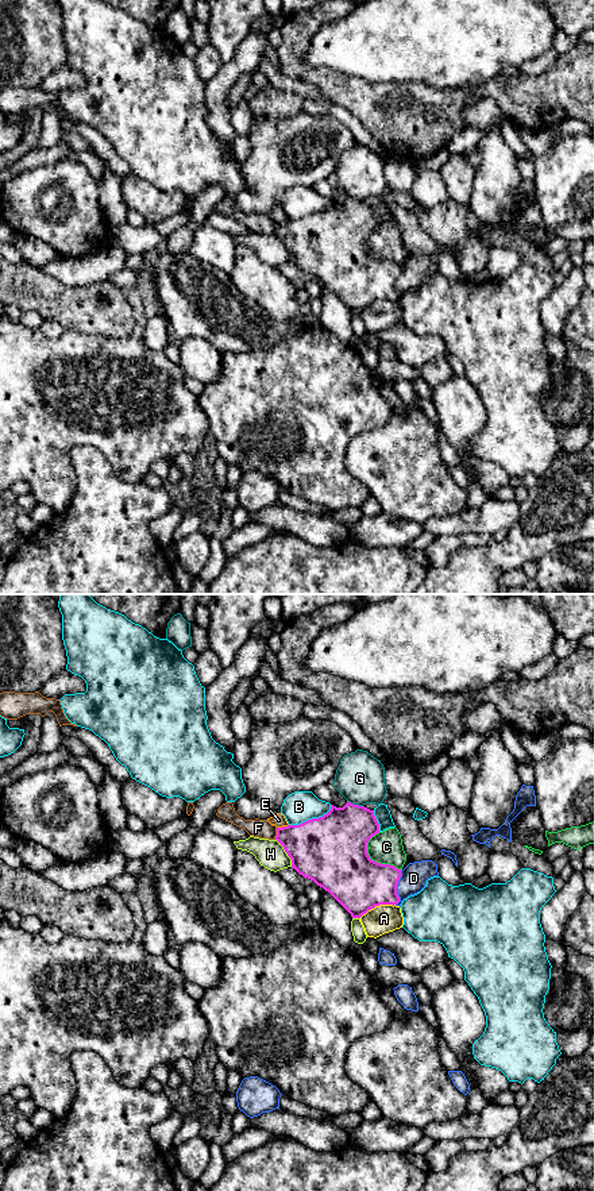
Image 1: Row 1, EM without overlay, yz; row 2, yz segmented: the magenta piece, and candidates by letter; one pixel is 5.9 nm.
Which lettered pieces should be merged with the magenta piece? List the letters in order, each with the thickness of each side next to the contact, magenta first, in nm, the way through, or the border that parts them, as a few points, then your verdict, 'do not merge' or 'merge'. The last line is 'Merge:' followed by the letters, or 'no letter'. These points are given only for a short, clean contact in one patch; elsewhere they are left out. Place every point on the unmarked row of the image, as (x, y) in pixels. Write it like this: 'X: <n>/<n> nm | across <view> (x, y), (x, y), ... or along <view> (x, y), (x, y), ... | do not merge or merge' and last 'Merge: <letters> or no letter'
A: 320/170 nm | along yz (394, 299), (375, 300), (359, 312) | do not merge
B: 420/190 nm | do not merge
C: 420/190 nm | do not merge
D: 320/160 nm | do not merge
E: 340/80 nm | along yz (288, 219), (277, 223) | do not merge
F: 340/110 nm | do not merge
G: 360/300 nm | do not merge
H: 400/170 nm | do not merge
Merge: no letter

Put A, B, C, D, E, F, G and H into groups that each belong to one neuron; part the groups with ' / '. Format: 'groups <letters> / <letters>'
groups A / B / C / D / E / F / G / H

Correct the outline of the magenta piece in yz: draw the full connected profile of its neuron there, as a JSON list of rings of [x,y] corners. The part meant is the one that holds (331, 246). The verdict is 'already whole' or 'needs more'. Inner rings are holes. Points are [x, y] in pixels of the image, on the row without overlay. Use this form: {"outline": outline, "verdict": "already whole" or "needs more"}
{"outline": [[[347,196],[343,203],[331,200],[323,212],[277,223],[275,235],[292,254],[292,263],[328,286],[352,313],[360,313],[375,301],[400,297],[397,280],[401,265],[377,258],[367,248],[367,238],[377,228],[379,219],[374,205]]], "verdict": "already whole"}

